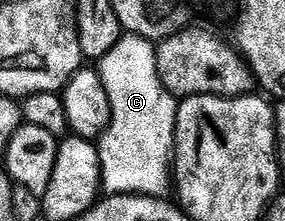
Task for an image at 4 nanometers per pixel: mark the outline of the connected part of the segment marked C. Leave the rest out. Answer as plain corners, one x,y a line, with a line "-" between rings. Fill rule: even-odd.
131,34
121,35
120,40
98,61
98,71
110,98
112,117
107,130
98,141
100,150
100,179
105,193
113,196
167,197
174,184
174,153
176,151
177,97
165,90
158,74
157,45
150,40

